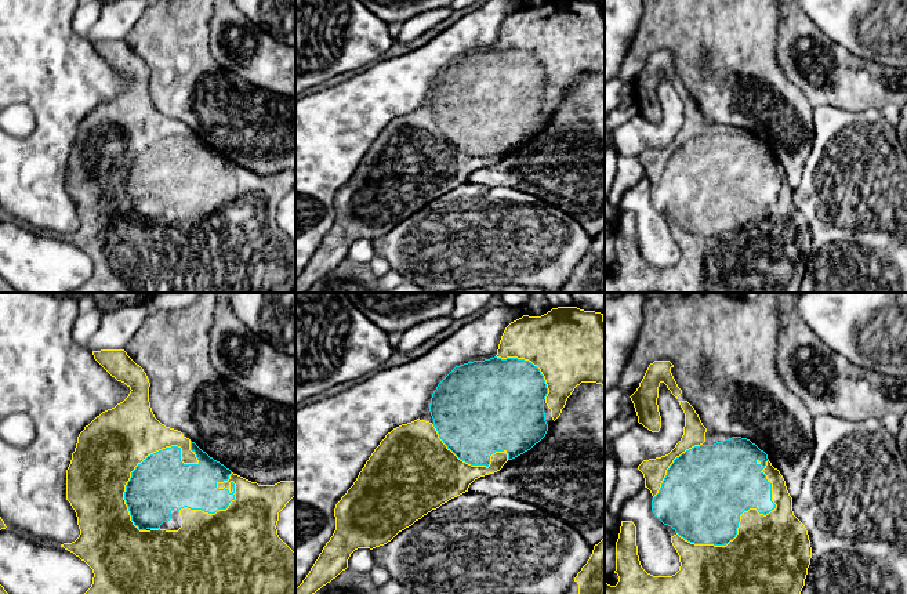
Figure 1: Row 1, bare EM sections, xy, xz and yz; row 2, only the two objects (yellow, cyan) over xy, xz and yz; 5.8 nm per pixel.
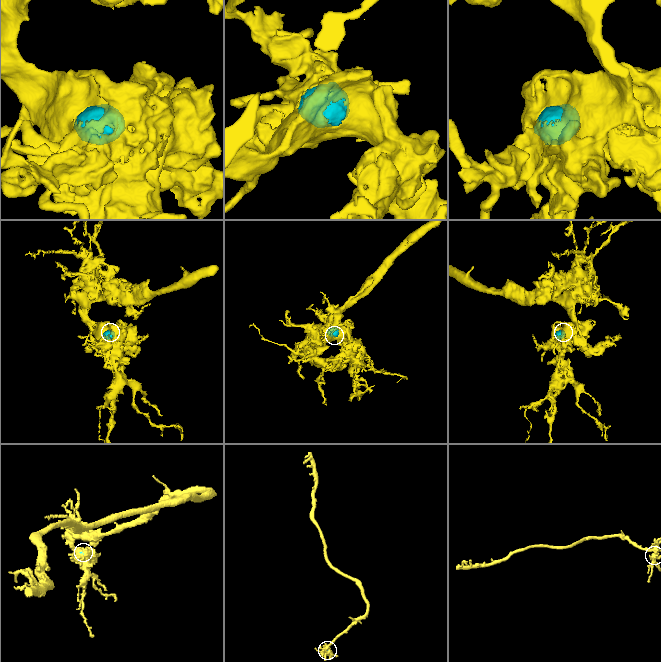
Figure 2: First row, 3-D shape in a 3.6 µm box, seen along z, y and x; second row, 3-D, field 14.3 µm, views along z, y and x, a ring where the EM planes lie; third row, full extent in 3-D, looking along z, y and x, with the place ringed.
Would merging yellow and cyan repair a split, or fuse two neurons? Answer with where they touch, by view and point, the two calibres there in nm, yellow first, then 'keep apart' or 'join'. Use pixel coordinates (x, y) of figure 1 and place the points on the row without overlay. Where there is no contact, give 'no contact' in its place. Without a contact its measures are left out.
xy (149, 145) | 380/320 nm | join

